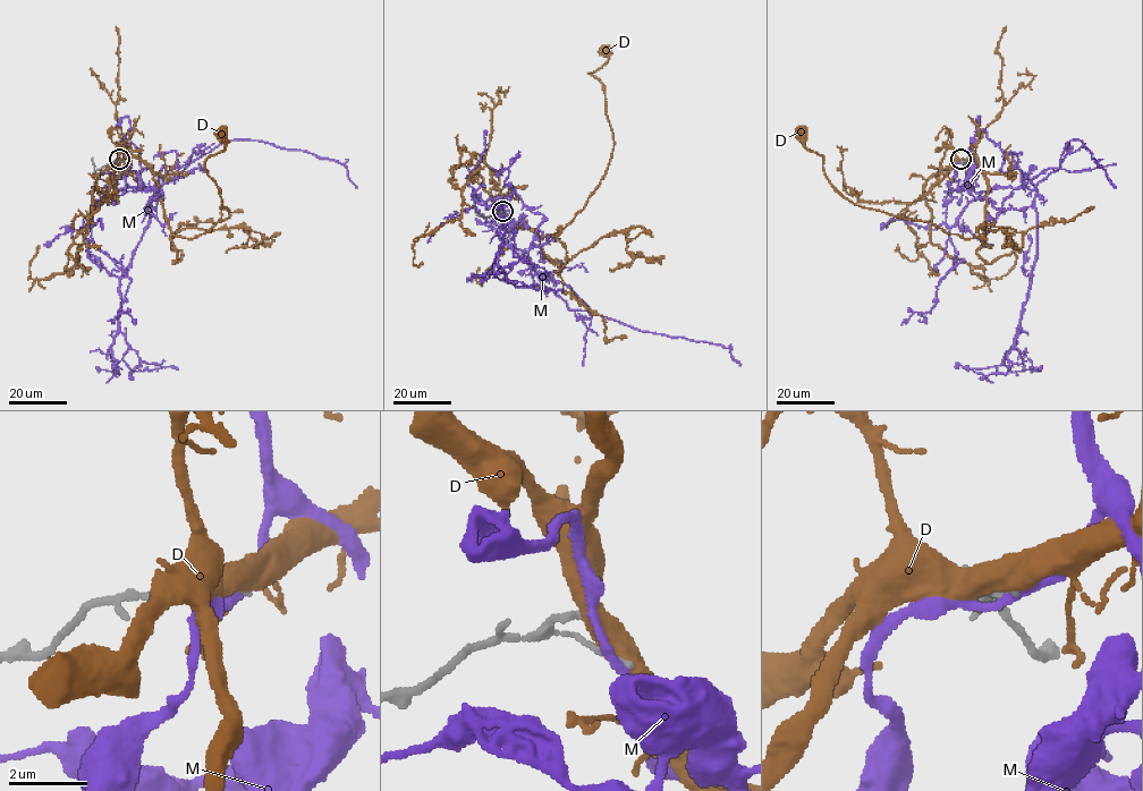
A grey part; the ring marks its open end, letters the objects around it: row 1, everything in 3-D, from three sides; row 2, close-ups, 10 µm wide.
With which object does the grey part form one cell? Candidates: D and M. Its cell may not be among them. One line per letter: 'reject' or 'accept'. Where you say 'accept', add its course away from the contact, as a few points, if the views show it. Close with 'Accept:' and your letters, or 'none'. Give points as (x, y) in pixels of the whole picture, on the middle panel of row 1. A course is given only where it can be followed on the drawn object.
D: reject
M: reject
Accept: none

